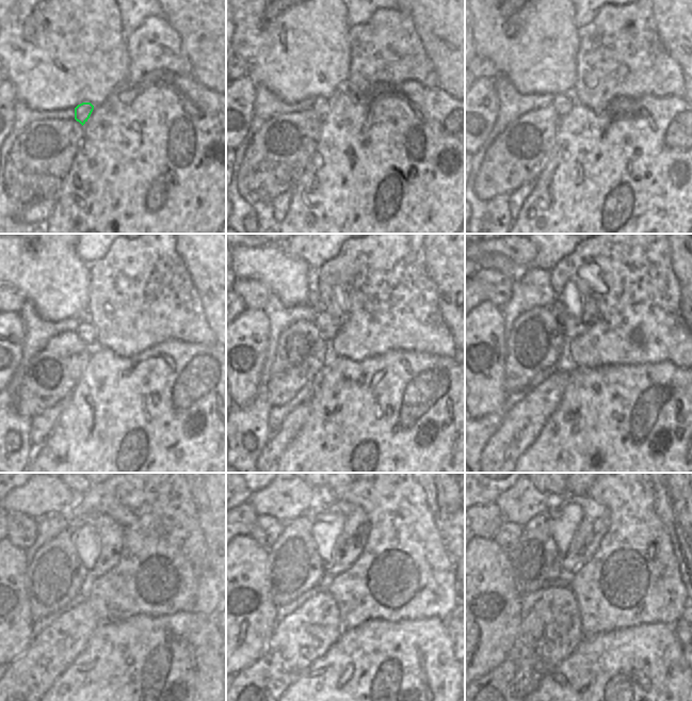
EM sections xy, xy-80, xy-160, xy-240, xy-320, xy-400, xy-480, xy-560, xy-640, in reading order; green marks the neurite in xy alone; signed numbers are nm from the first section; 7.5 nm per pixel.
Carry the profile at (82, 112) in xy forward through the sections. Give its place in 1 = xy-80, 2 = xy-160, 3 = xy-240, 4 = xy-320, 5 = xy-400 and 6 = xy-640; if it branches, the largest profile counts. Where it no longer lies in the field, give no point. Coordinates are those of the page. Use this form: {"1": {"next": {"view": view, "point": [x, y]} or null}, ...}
{"1": {"next": {"view": "xy-80", "point": [321, 105]}}, "2": {"next": {"view": "xy-160", "point": [562, 102]}}, "3": {"next": {"view": "xy-240", "point": [85, 331]}}, "4": {"next": {"view": "xy-320", "point": [327, 325]}}, "5": {"next": {"view": "xy-400", "point": [573, 327]}}, "6": {"next": {"view": "xy-640", "point": [595, 523]}}}

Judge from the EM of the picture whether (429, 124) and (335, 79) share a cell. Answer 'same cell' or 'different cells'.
different cells

